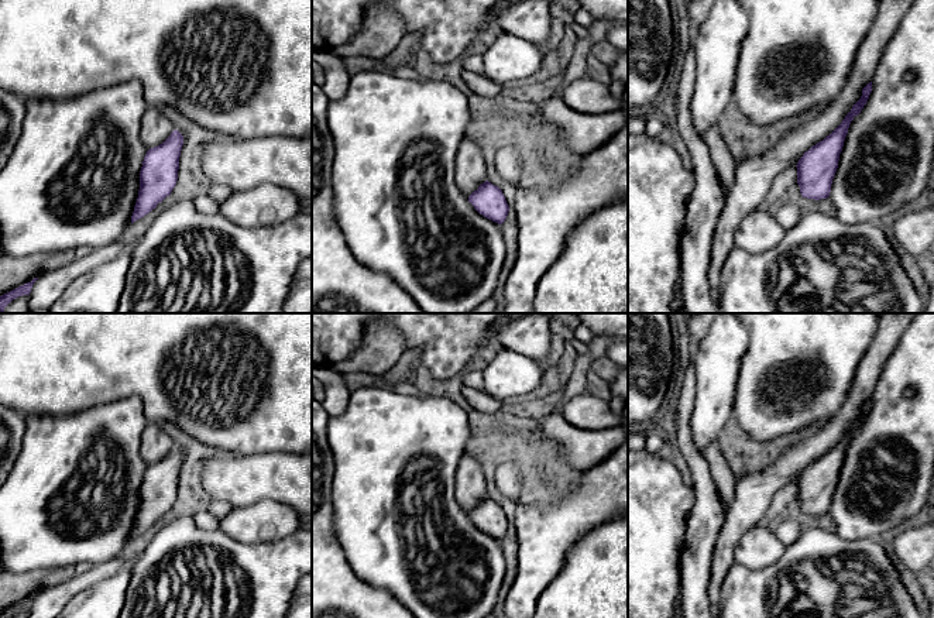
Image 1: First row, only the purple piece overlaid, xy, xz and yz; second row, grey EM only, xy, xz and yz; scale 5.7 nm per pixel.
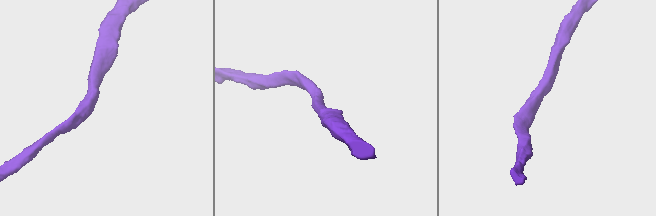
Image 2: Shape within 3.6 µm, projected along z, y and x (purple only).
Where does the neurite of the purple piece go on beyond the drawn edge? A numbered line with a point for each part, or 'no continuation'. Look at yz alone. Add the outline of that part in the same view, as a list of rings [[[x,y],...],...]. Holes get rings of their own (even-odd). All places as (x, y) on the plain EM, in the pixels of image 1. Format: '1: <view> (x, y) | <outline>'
1: yz (754, 493) | [[[882,313],[873,340],[863,354],[842,408],[813,435],[800,439],[766,468],[735,483],[735,495],[725,512],[722,528],[711,556],[708,600],[720,607],[722,581],[734,564],[735,547],[742,535],[760,525],[773,495],[813,461],[830,452],[861,415],[862,405],[872,398],[876,381],[899,339],[918,313]]]

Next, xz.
1: xz (470, 480) | [[[466,452],[456,473],[454,498],[468,514],[485,497],[487,490],[483,466]]]

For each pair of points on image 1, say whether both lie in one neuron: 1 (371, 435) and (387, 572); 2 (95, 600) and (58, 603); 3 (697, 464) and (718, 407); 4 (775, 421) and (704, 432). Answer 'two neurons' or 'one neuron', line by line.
1: one neuron
2: two neurons
3: two neurons
4: two neurons

